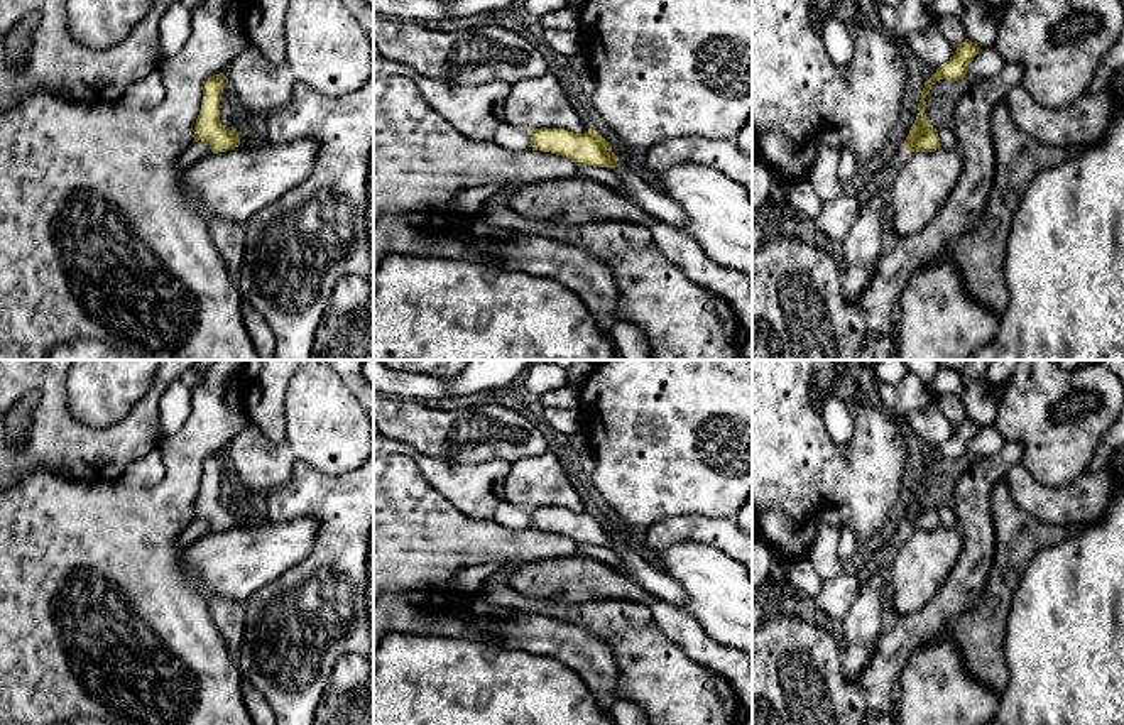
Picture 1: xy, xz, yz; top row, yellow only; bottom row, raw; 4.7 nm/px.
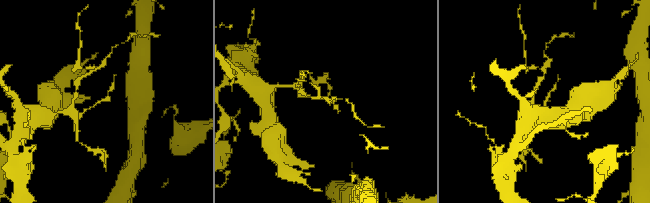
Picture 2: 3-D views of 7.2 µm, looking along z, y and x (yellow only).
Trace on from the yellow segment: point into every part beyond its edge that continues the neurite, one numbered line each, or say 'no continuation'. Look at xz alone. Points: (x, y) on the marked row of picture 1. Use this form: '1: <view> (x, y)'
1: xz (661, 207)

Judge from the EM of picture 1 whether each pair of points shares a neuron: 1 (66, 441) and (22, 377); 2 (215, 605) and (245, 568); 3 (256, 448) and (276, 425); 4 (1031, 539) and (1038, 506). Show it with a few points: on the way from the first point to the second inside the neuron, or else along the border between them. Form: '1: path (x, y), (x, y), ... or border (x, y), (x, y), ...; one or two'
1: path (51, 423), (51, 396), (41, 386); one
2: border (208, 597), (229, 597), (244, 604); two
3: border (249, 419), (271, 440), (283, 445); two
4: border (1008, 489), (1011, 497), (1036, 517), (1074, 526); two

